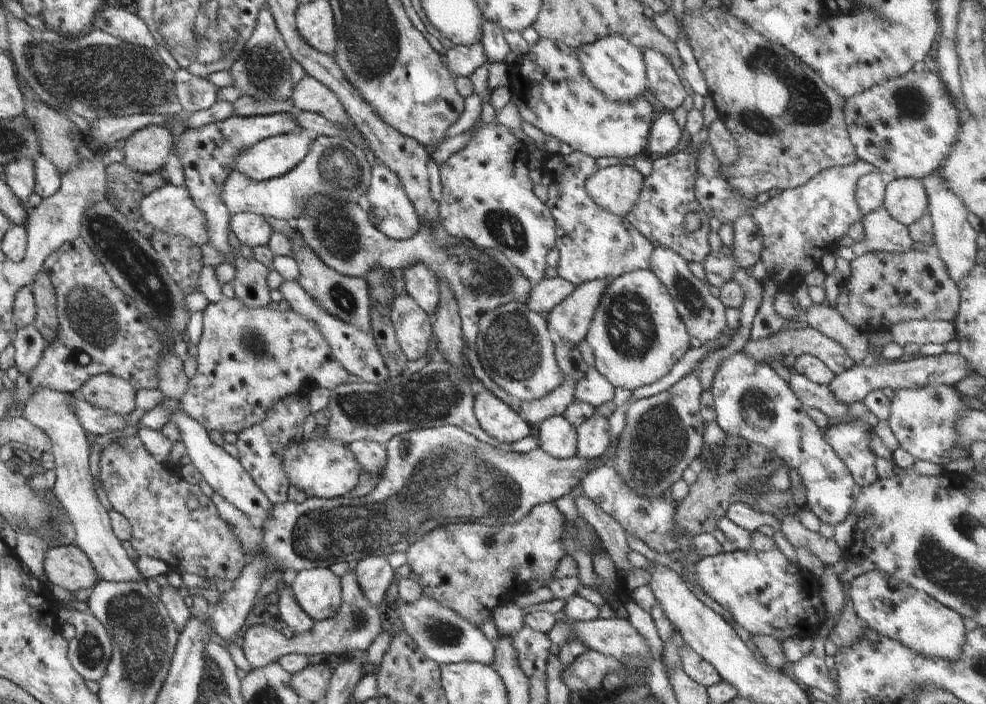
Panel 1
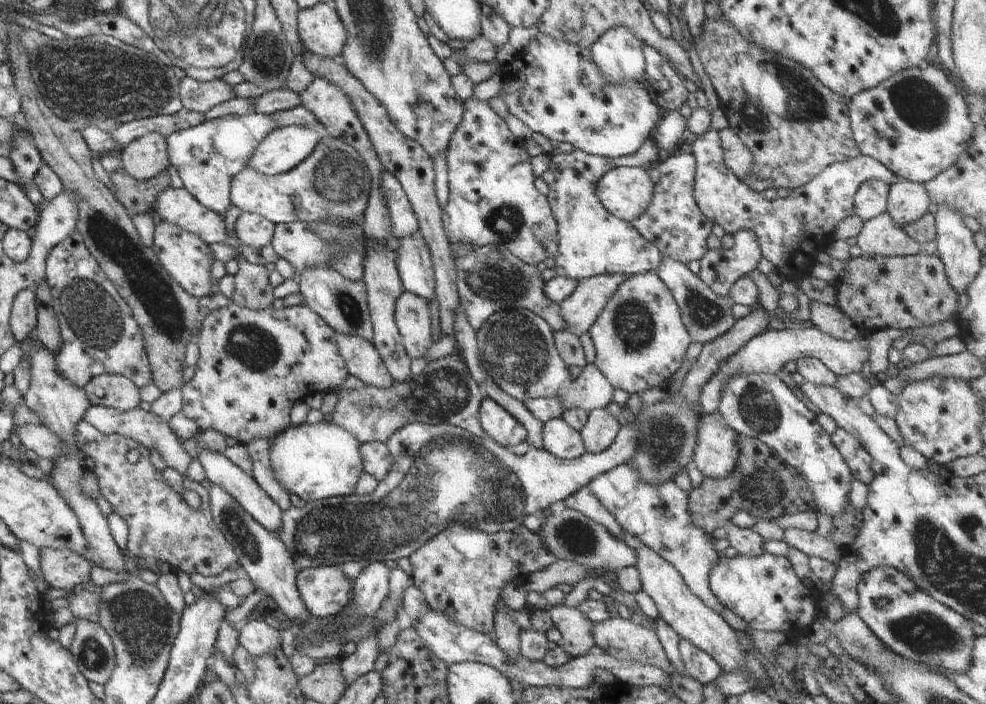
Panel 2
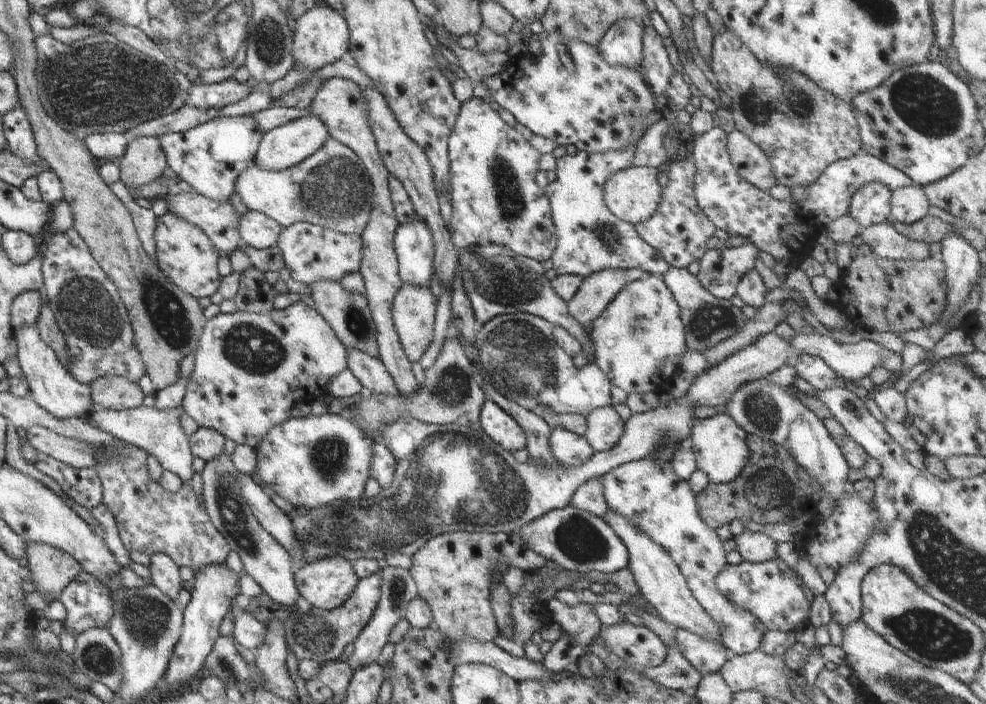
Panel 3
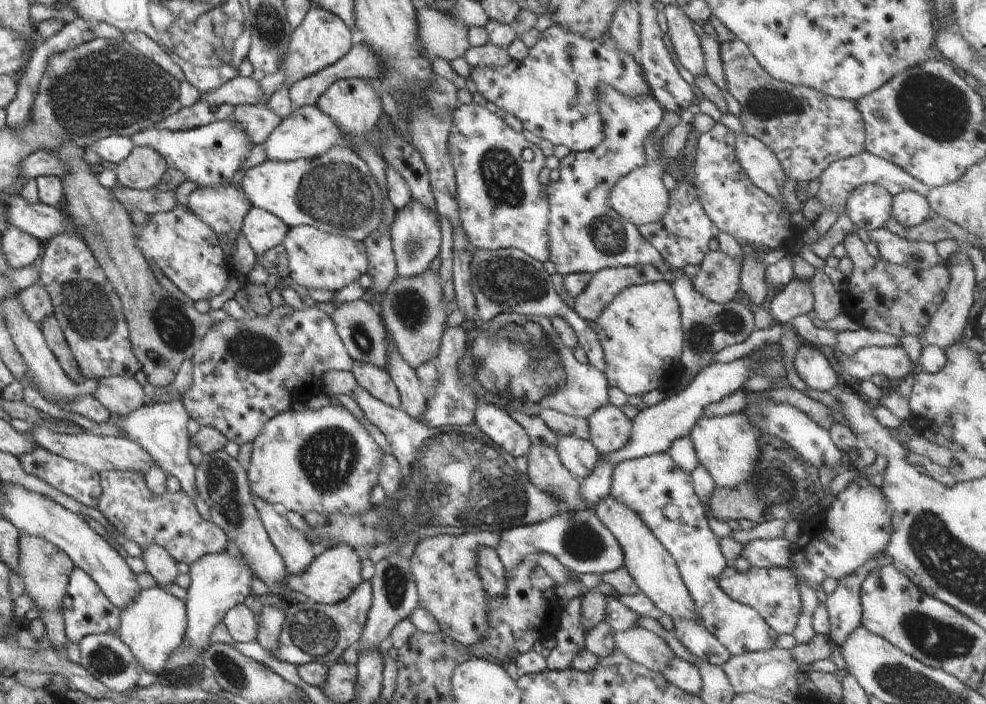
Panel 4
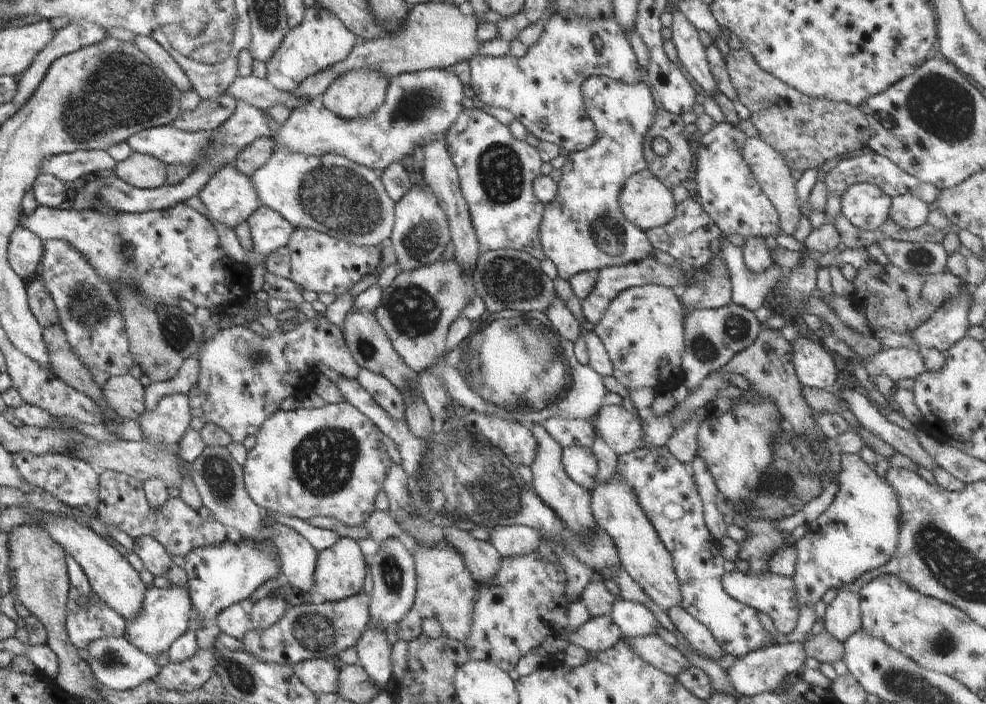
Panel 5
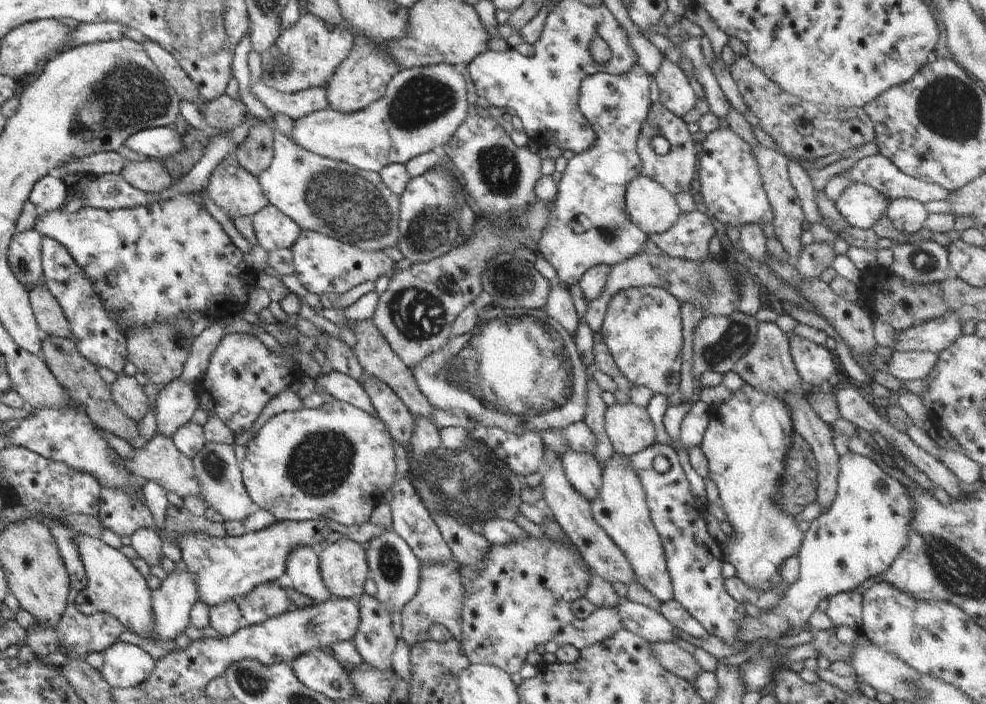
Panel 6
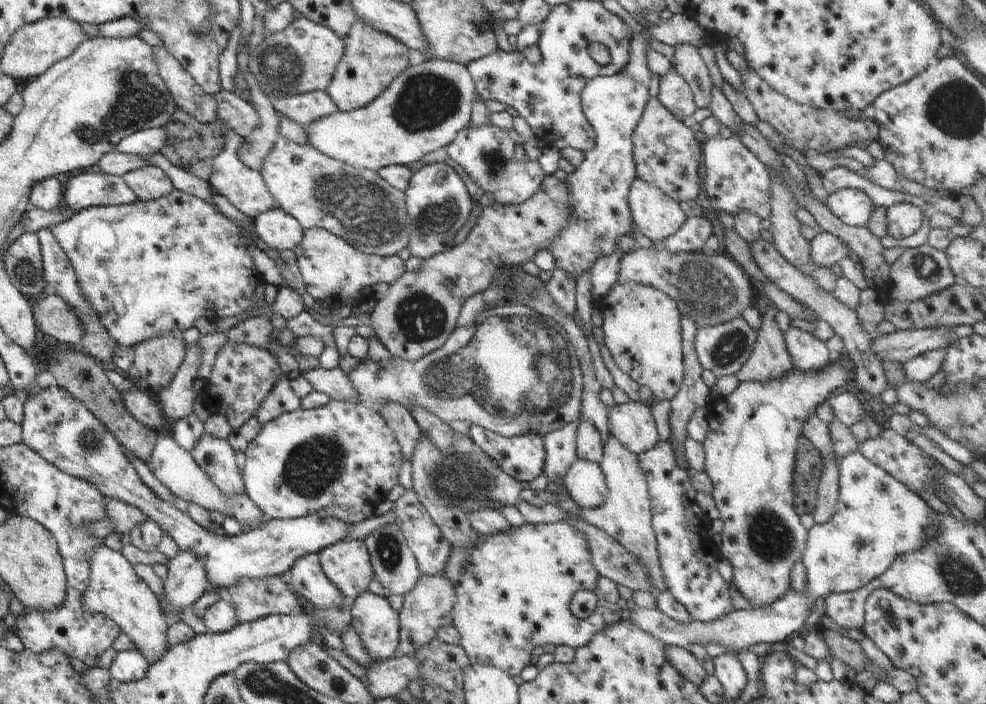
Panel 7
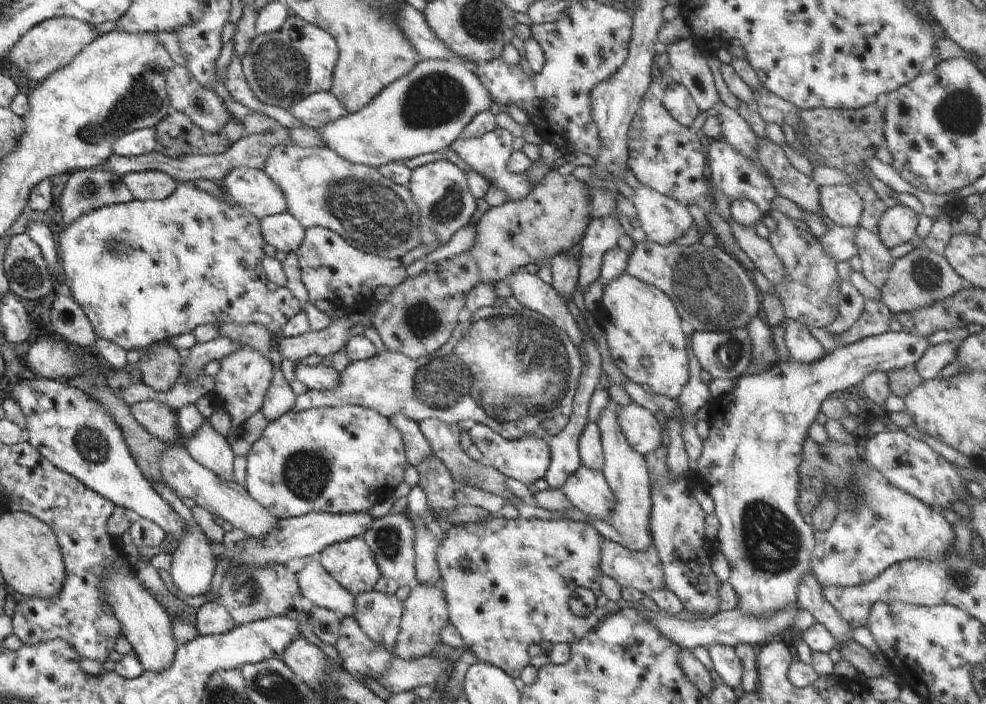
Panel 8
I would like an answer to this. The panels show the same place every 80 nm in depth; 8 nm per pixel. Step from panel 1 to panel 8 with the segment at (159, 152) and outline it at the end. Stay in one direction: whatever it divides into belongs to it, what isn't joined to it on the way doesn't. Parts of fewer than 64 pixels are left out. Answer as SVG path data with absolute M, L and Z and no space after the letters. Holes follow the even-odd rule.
M158 170L125 174L121 177L134 199L139 201L168 198L177 187L176 181Z

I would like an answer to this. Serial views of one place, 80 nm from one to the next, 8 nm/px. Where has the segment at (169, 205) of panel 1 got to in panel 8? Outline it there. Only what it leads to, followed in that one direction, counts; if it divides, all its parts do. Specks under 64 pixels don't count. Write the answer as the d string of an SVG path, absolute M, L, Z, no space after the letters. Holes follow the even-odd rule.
M236 167L217 184L224 184L228 196L259 219L288 212L282 189L262 169Z

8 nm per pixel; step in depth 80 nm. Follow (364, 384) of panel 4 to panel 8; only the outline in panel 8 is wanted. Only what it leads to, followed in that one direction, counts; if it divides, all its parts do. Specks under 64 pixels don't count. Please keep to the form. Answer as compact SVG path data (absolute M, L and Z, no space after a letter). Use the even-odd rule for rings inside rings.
M401 413L394 414L390 420L401 435L405 456L410 465L418 467L433 456L432 448L422 435L418 423L409 420Z

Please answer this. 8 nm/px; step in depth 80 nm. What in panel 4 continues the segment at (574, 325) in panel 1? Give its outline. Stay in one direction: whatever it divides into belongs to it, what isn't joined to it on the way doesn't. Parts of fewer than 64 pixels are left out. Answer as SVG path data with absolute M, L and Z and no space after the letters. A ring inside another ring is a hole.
M640 265L634 267L607 267L591 276L584 292L575 298L573 310L584 321L596 320L614 298L633 285L646 282L669 282L670 275L660 274L654 266Z

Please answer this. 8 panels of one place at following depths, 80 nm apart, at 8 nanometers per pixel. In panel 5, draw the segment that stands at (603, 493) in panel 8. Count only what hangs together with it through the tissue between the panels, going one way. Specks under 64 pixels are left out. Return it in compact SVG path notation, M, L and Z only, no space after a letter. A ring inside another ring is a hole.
M566 446L562 450L562 463L566 474L582 488L592 492L598 474L597 459L588 446Z

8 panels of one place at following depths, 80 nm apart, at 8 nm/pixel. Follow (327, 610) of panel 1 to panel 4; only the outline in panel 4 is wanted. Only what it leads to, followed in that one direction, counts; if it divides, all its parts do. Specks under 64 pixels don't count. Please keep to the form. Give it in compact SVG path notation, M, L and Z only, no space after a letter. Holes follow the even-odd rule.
M338 544L315 556L302 574L286 576L284 590L300 592L308 598L308 601L316 604L332 605L347 600L362 582L361 560L355 550L346 544Z

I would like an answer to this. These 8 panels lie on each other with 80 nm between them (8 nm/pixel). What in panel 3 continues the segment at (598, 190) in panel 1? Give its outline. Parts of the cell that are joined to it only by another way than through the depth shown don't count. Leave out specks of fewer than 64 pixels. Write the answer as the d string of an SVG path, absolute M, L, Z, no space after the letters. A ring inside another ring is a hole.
M629 167L626 170L618 170L604 182L604 204L616 218L632 225L644 222L654 216L658 209L658 202L662 197L662 188L658 183L658 172L663 167Z

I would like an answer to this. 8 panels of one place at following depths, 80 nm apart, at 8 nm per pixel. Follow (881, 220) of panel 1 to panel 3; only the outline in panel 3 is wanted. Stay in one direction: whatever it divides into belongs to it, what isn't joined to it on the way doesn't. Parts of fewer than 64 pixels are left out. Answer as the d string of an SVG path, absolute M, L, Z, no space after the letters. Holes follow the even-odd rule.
M890 221L870 224L860 232L862 242L877 256L891 260L926 260L931 258L928 245L910 240L896 232Z

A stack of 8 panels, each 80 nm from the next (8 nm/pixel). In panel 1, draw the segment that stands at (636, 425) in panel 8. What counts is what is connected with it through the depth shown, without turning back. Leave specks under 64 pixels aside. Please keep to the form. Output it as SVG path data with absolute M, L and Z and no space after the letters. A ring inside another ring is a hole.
M597 411L586 419L577 432L577 456L595 459L604 454L610 445L610 424L608 419Z

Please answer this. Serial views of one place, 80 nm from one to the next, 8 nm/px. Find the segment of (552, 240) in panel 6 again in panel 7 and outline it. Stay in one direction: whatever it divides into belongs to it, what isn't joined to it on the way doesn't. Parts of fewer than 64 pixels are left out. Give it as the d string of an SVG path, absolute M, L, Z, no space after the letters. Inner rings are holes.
M636 32L632 36L630 62L625 68L614 75L596 76L586 82L581 93L581 108L586 120L596 134L596 146L584 154L584 160L574 165L574 171L568 174L564 186L568 190L570 198L570 216L566 218L566 226L550 242L548 250L555 260L555 268L564 270L570 274L570 278L578 280L586 270L590 270L597 263L598 258L606 258L610 254L618 254L618 238L630 236L633 233L633 220L628 204L628 192L631 183L637 178L636 162L634 162L634 146L632 134L644 114L646 104L649 102L649 87L653 74L647 66L646 51L650 42L642 32Z

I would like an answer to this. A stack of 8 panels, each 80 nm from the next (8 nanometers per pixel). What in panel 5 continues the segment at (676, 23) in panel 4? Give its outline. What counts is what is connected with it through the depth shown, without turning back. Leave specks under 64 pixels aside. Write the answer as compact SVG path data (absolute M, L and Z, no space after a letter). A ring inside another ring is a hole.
M675 10L672 14L672 43L674 44L682 65L706 96L714 98L717 86L707 62L704 46L701 44L698 30L686 19L686 16Z

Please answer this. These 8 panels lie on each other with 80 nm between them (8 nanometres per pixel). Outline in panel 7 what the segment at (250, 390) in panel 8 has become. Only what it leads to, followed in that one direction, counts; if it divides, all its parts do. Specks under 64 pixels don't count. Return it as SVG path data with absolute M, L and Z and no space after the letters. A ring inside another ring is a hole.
M228 342L220 348L200 397L208 411L222 414L232 429L240 428L250 418L257 416L262 402L280 380L280 376L285 374L277 358L267 350L250 344Z

